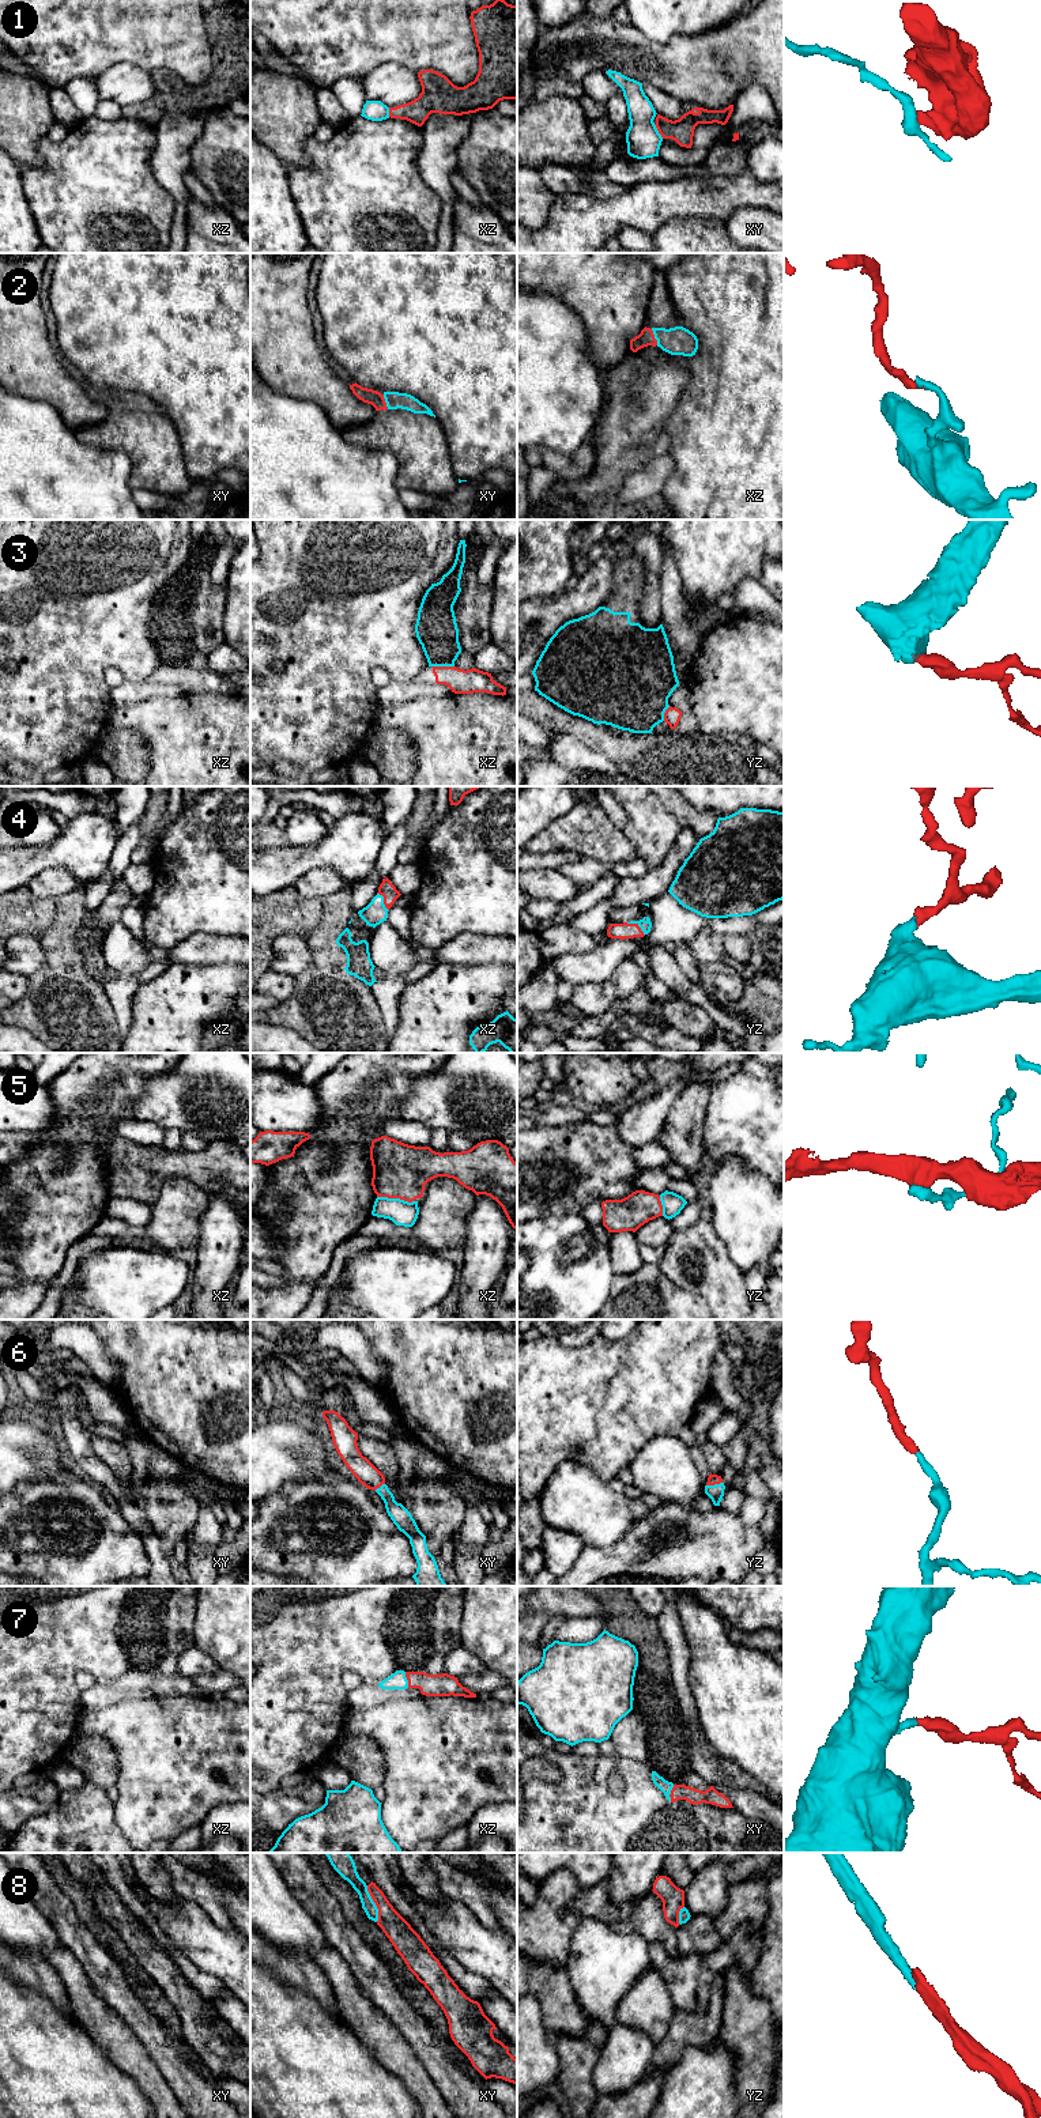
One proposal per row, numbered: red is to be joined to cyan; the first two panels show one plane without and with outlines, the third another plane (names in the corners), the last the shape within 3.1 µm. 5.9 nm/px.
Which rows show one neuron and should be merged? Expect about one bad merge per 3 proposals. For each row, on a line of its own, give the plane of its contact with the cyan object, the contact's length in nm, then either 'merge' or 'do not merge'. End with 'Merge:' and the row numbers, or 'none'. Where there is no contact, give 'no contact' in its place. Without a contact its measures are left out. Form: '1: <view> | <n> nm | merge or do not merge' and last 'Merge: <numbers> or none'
1: xy | 110 nm | do not merge
2: xz | 100 nm | merge
3: xz | 130 nm | do not merge
4: yz | 130 nm | merge
5: xz | 220 nm | do not merge
6: yz | 100 nm | merge
7: xz | 100 nm | merge
8: xy | 220 nm | merge
Merge: 2, 4, 6, 7, 8

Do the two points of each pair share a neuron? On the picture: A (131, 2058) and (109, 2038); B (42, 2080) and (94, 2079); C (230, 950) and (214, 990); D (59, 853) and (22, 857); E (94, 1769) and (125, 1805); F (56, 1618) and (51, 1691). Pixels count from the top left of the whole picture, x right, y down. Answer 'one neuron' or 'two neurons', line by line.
A: one neuron
B: one neuron
C: two neurons
D: one neuron
E: two neurons
F: one neuron

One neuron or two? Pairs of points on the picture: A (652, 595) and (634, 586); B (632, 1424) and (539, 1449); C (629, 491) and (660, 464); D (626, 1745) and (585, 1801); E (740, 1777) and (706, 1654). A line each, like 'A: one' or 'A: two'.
A: two
B: one
C: one
D: two
E: two

